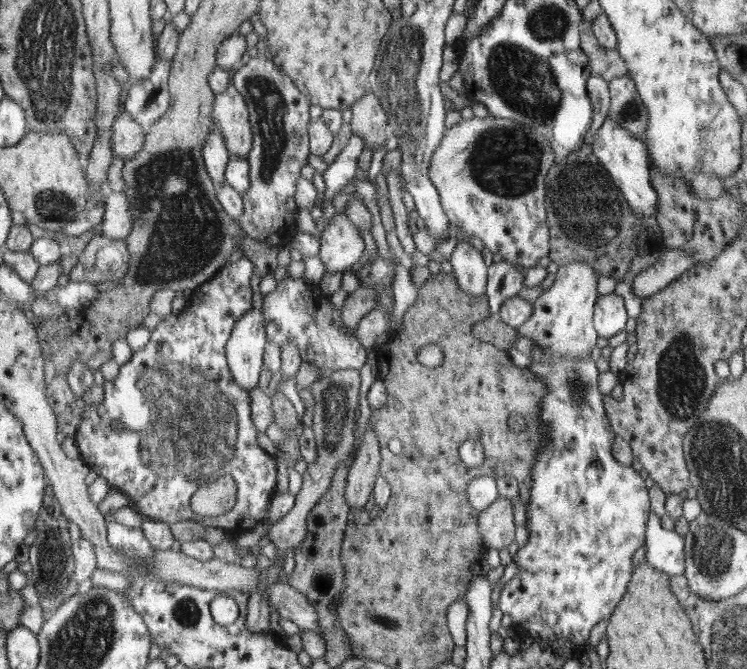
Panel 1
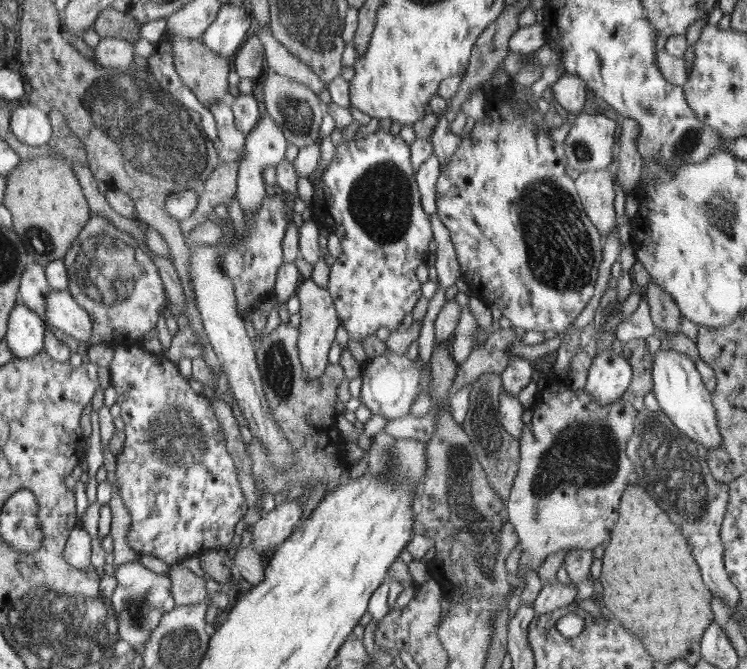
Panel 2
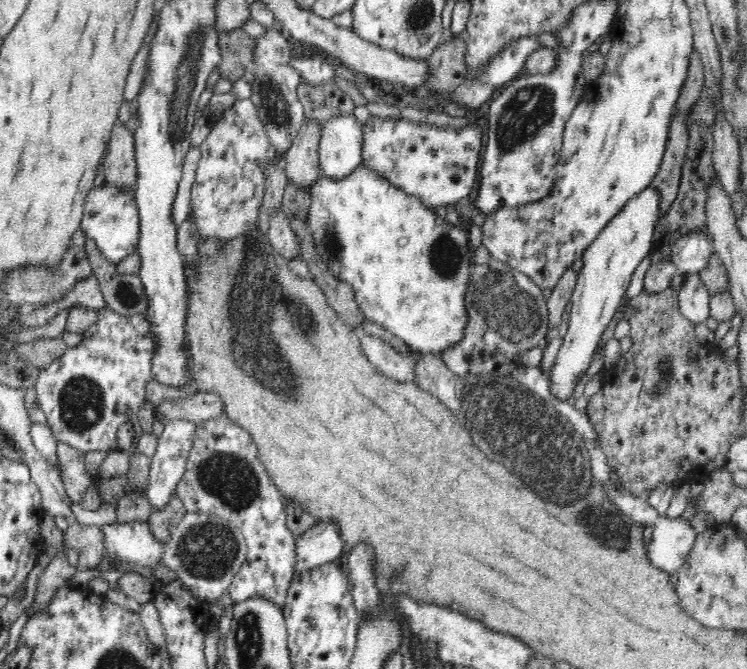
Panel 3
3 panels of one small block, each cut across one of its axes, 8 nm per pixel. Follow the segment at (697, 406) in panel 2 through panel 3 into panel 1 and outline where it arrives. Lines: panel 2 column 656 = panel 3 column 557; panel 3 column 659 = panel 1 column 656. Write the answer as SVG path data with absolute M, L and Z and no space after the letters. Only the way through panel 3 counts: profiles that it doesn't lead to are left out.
M606 118L594 136L592 147L593 153L605 171L610 174L611 180L630 206L630 210L638 218L656 218L658 194L651 184L649 154L645 142L632 137L625 129L621 128L621 125Z

